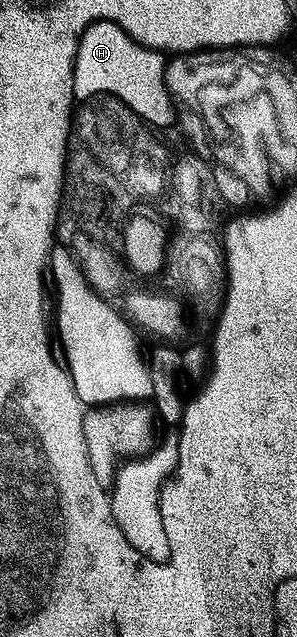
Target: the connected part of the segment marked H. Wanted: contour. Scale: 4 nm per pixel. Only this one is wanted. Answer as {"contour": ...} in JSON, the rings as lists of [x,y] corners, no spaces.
{"contour":[[[96,19],[79,33],[73,66],[73,97],[107,93],[124,104],[133,99],[133,39],[115,21]]]}

